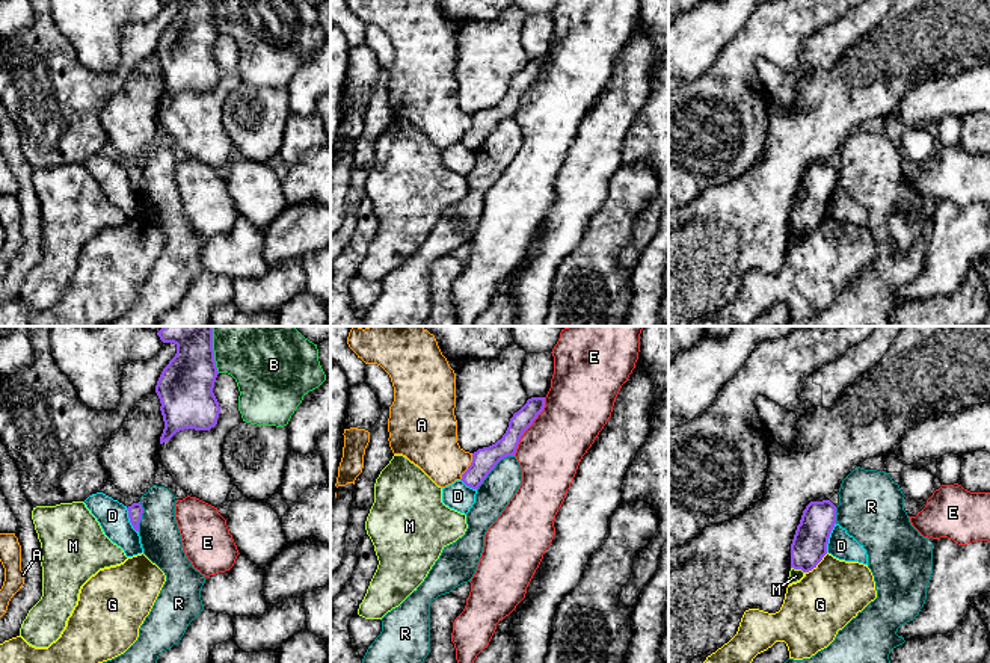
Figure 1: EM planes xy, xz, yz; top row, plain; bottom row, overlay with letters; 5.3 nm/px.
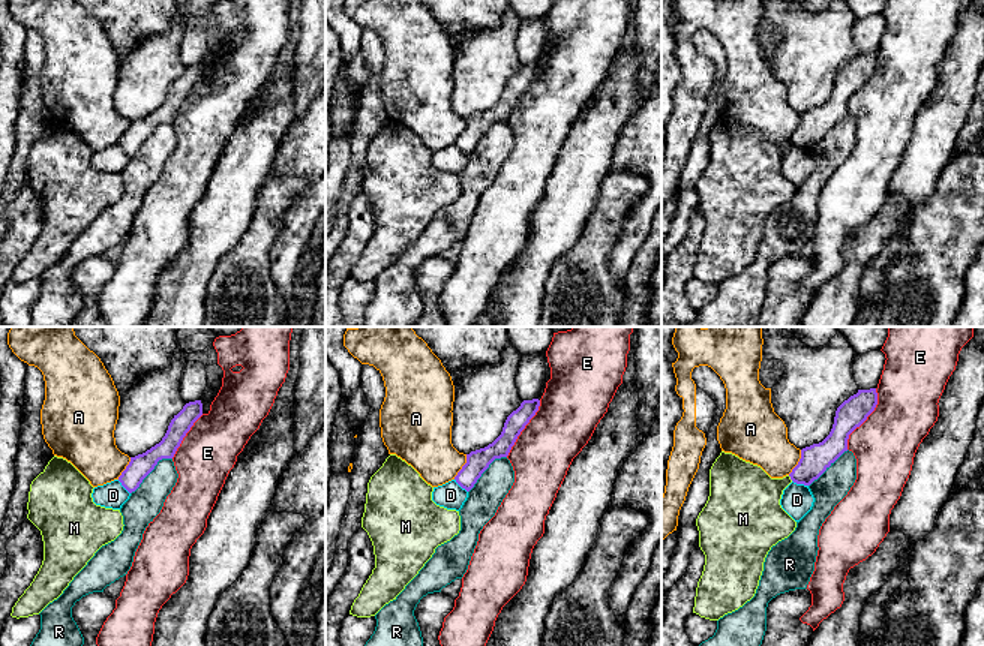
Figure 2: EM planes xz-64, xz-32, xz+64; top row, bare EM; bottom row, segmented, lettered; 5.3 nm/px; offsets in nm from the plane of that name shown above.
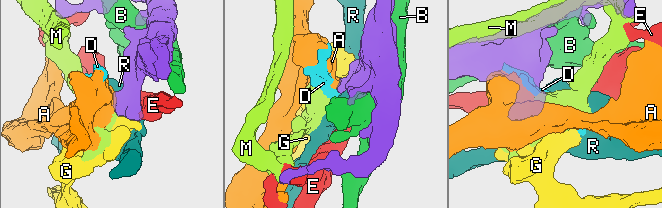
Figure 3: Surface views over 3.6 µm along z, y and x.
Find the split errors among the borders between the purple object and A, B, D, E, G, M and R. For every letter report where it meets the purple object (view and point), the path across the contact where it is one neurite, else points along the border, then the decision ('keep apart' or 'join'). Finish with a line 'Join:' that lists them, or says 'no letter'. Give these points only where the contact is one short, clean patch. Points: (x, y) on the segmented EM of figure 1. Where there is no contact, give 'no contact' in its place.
A: xz (468, 467) | keep apart
B: xy (212, 349) | keep apart
D: yz (829, 536) | along yz (835, 523), (826, 551) | keep apart
E: xz (530, 425) | keep apart
G: yz (817, 564) | keep apart
M: yz (799, 568) | keep apart
R: xz (494, 467) | keep apart
Join: no letter

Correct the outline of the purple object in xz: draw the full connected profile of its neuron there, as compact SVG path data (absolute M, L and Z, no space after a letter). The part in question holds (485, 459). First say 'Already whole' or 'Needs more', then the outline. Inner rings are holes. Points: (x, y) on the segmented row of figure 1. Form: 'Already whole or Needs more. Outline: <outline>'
Already whole. Outline: M545 397L528 399L527 403L513 414L501 439L472 453L472 462L462 474L460 480L466 486L478 489L478 486L501 459L515 456L521 436L533 424L543 408Z

